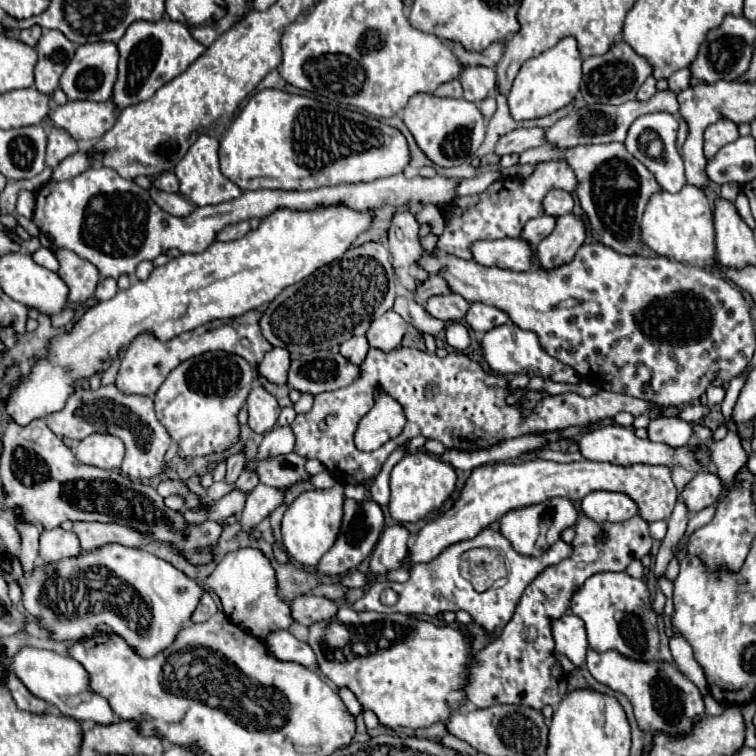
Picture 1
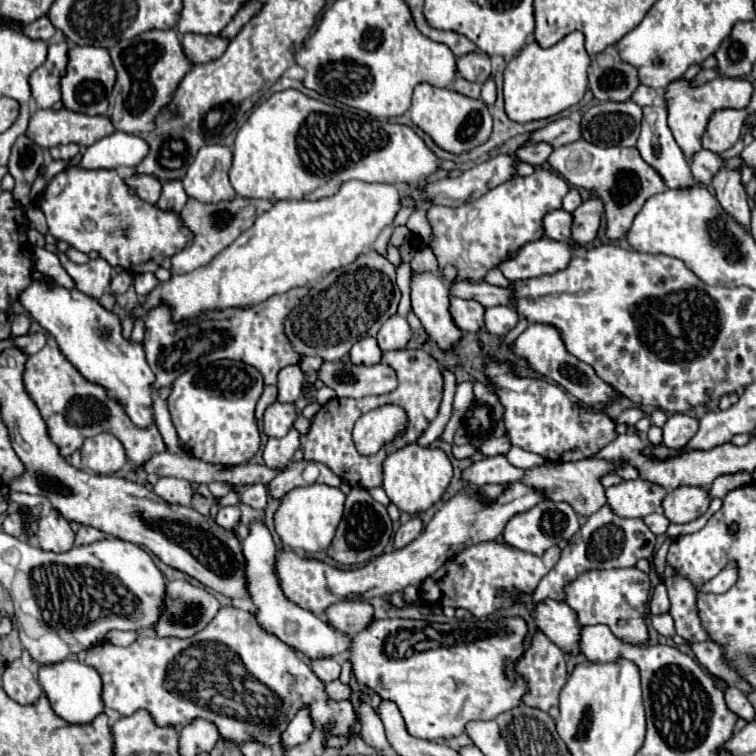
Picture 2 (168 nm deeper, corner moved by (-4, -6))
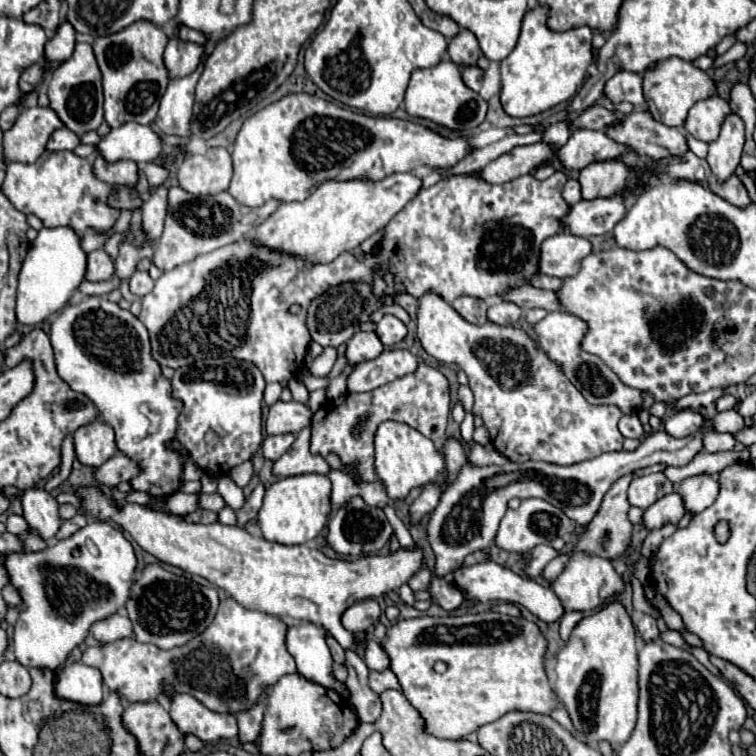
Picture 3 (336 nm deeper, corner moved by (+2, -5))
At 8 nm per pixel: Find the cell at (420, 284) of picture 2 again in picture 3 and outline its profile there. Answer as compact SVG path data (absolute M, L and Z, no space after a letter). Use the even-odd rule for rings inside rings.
M431 290L425 292L417 302L417 336L423 350L441 362L459 364L467 374L469 388L475 396L473 414L483 418L497 452L505 454L509 460L543 460L569 466L581 460L595 458L603 452L623 450L623 436L617 428L621 410L617 406L587 404L581 392L577 392L577 388L573 388L573 384L565 380L565 374L541 352L541 348L525 332L513 326L497 326L491 322L485 322L483 326L469 324L441 296Z

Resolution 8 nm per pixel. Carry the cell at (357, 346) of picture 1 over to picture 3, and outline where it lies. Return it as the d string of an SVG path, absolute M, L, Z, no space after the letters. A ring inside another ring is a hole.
M357 332L349 342L347 342L347 366L367 362L377 358L383 352L383 344L377 338L375 332Z

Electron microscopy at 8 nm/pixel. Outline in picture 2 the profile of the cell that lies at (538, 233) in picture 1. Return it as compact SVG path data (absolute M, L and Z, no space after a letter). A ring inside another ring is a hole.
M565 209L551 211L543 219L545 235L555 241L571 241L571 225L573 225L573 213L567 213Z

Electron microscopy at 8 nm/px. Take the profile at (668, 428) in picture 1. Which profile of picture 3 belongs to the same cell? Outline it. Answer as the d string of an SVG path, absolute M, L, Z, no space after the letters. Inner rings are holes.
M679 410L677 414L671 414L663 420L663 428L673 438L683 438L683 436L689 436L689 432L697 432L697 428L701 428L703 422L705 418L697 412Z

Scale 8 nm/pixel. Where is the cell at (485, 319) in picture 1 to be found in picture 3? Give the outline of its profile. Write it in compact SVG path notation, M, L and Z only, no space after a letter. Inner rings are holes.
M501 300L501 302L493 304L493 306L489 306L487 320L493 322L493 324L499 324L499 326L511 326L521 318L521 314L523 314L523 310L517 304Z

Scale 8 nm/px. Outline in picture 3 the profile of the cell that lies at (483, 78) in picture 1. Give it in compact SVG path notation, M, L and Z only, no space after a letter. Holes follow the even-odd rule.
M461 30L447 48L451 60L459 66L459 68L467 68L467 66L475 66L479 56L481 56L481 48L477 44L477 38L469 32L469 30Z

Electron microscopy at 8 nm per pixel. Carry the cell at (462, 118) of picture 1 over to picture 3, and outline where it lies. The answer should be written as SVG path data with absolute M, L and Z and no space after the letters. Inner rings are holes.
M443 60L433 68L415 70L411 74L411 82L405 94L405 110L411 116L433 120L443 128L463 132L463 130L477 128L485 120L487 102L477 92L465 88L461 80L461 70L457 68L457 64L453 64L451 60Z

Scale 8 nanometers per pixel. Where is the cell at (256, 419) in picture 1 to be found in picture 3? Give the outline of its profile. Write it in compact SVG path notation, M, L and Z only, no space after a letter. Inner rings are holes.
M275 402L269 408L267 420L265 420L265 432L267 434L287 434L293 432L297 434L299 430L303 430L305 426L309 426L313 412L301 404L301 402Z

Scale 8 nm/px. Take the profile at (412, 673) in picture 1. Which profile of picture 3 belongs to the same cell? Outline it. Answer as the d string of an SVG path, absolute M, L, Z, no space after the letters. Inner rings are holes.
M489 610L481 614L463 614L447 618L399 618L387 628L387 636L381 642L381 648L389 656L389 668L397 676L405 698L423 718L423 730L435 738L459 740L465 738L469 732L475 732L481 724L495 722L511 710L549 714L557 706L557 700L553 698L553 690L543 668L547 640L543 638L535 622L529 622L521 616L513 618ZM439 660L447 664L447 670L443 674L437 674L433 670L435 662Z

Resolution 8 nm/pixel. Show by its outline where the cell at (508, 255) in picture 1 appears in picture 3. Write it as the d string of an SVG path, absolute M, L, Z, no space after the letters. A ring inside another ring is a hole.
M557 232L555 236L543 240L539 252L539 272L547 276L567 278L579 272L581 260L591 252L591 242L587 238L569 236L567 232Z

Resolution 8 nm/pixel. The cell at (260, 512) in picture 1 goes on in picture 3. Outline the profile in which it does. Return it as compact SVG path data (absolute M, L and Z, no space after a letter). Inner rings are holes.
M303 428L289 452L285 452L279 460L273 462L275 476L301 476L301 474L329 474L331 466L321 456L313 456L309 452L309 428Z

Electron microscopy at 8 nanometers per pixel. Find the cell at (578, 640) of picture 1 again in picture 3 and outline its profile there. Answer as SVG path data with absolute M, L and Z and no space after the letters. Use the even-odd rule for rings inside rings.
M493 560L491 562L485 562L485 564L475 564L471 568L463 568L459 566L457 570L449 572L449 576L445 576L445 580L449 584L455 584L461 592L467 592L471 594L473 600L477 602L495 602L495 600L503 600L503 602L511 602L511 604L519 604L523 606L525 610L529 610L533 616L537 616L539 620L551 624L551 622L557 622L561 620L563 616L563 604L561 600L557 600L557 594L549 588L549 586L543 586L527 576L519 576L499 564L495 564Z

